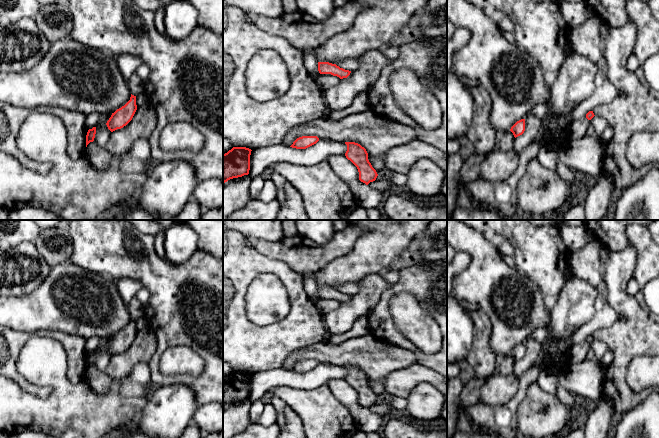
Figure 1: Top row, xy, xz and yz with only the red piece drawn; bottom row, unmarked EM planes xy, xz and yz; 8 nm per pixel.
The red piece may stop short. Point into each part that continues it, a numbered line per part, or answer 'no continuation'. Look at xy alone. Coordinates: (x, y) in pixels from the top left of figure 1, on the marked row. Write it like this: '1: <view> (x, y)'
no continuation

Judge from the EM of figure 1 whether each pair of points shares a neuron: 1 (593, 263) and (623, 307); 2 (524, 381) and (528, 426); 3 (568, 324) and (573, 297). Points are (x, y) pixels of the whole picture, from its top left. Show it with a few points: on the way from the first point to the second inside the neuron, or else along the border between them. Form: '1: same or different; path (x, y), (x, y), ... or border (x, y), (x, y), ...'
1: different; border (601, 264), (603, 278)
2: different; border (536, 381), (527, 388), (516, 417)
3: same; path (568, 317), (568, 314), (573, 309), (573, 304)

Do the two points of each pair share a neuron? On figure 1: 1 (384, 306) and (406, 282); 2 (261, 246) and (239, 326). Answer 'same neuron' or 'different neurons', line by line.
1: same neuron
2: different neurons

